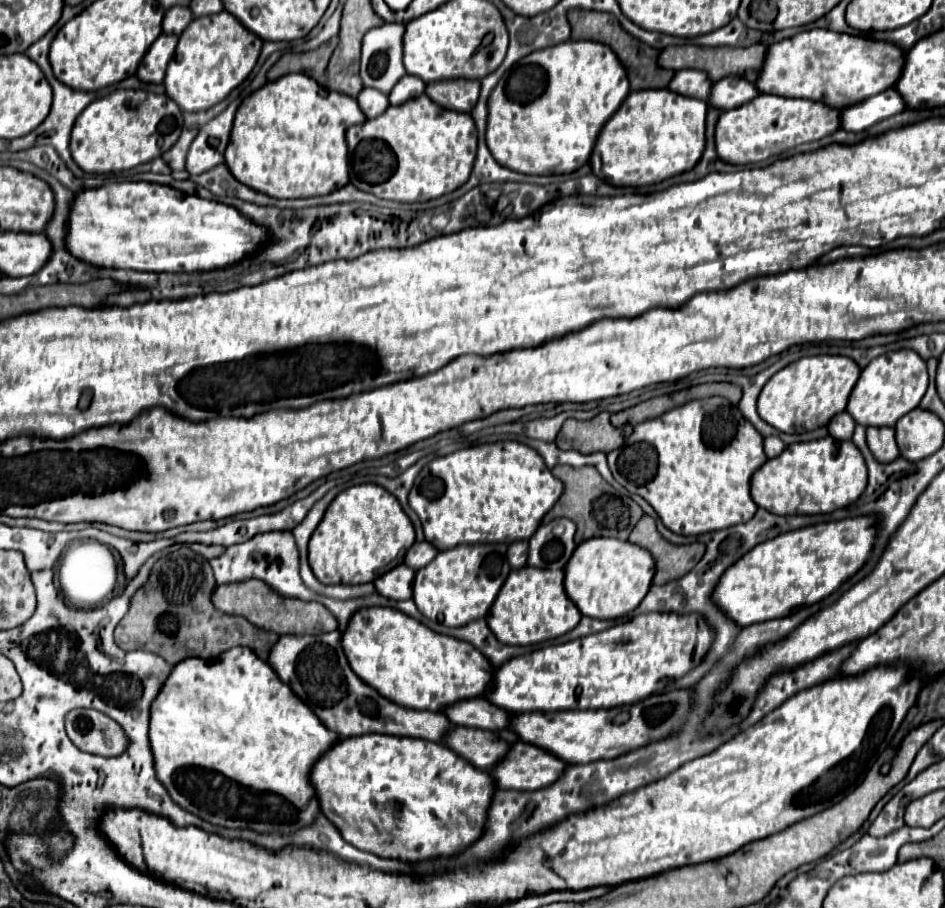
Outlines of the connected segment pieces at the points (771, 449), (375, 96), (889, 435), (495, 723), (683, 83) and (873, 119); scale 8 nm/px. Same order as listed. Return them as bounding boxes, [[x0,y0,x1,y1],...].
[[763,436,785,458],[357,88,389,118],[867,428,899,462],[443,698,509,730],[667,70,713,100],[839,88,905,132]]

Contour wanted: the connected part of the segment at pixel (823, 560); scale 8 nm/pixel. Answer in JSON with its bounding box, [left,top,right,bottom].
[711,518,875,628]

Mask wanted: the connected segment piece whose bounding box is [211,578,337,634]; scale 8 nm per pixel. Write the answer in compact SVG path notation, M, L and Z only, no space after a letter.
M255 578L215 586L215 590L211 594L211 602L223 614L243 616L251 624L255 624L263 630L273 630L277 634L321 634L321 632L337 630L335 616L323 604L279 596L271 586L267 586L265 582L255 580Z

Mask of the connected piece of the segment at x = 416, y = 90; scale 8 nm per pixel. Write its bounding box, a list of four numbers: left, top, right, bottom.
[389,74,425,106]

